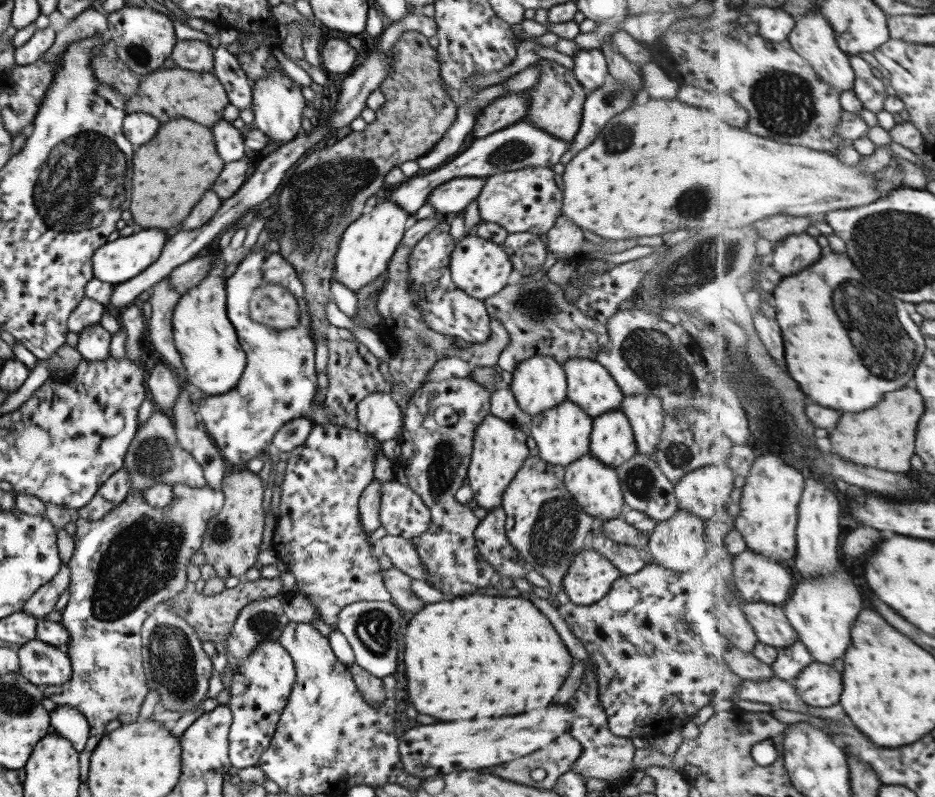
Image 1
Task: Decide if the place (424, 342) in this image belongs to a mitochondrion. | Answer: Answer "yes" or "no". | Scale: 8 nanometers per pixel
yes

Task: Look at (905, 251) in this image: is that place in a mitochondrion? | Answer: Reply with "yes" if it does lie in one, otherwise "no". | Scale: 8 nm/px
yes

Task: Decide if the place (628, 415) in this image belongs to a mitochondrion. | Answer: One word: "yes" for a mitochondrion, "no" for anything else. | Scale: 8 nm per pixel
no

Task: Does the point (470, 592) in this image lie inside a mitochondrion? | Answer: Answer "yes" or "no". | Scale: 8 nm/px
no

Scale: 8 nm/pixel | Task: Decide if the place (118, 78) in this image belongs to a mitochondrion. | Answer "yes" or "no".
yes

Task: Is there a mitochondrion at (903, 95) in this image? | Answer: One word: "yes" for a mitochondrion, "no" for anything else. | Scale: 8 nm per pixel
no

